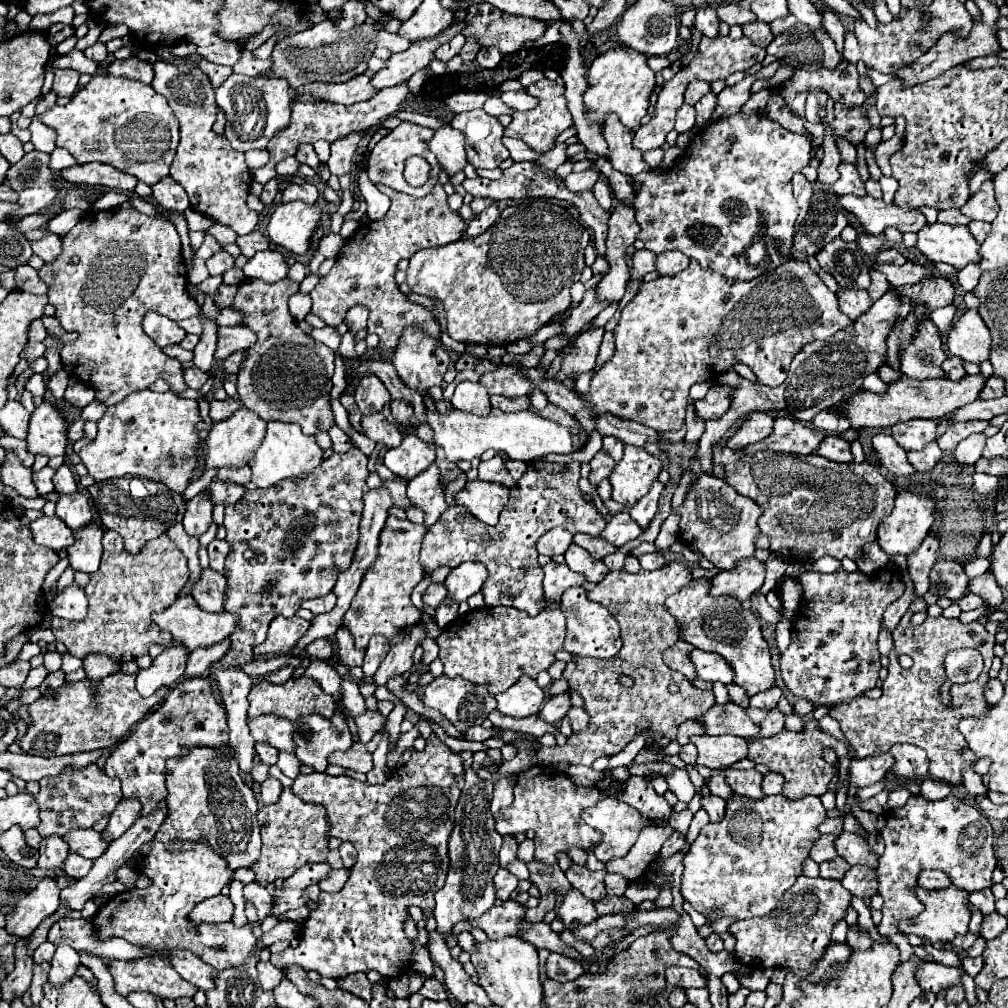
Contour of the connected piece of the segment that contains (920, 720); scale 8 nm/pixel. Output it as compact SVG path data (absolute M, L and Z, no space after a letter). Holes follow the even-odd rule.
M921 597L913 599L907 613L901 617L897 629L893 631L895 649L889 653L889 675L883 681L883 695L873 701L855 697L851 701L845 701L841 705L835 705L831 709L831 717L841 723L841 731L849 739L851 747L857 751L857 757L863 759L873 753L885 753L895 743L907 741L911 745L917 745L927 751L927 757L931 761L929 765L929 777L937 781L945 781L949 785L961 785L961 771L971 769L973 761L977 761L975 753L965 745L965 737L961 737L957 729L957 721L967 715L985 715L989 705L985 705L985 699L981 697L981 685L989 681L989 667L993 661L993 645L995 635L987 633L985 627L977 621L963 625L959 619L945 619L939 617L927 617L921 625L911 623L911 615L925 609L925 601ZM961 647L973 647L983 655L985 667L981 675L963 685L951 685L951 707L943 705L939 699L939 689L947 681L943 659L949 651L961 649ZM907 655L913 659L913 665L909 669L903 669L899 665L899 657Z

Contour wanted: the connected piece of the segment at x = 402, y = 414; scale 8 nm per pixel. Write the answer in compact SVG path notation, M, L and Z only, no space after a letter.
M395 399L395 401L391 401L391 413L393 413L393 417L397 417L401 423L405 423L405 421L413 415L413 407L411 407L411 403L407 403L407 401Z

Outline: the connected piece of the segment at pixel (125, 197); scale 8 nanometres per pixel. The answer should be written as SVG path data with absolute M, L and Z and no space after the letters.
M107 192L100 199L98 199L93 208L99 211L114 209L118 207L121 203L127 202L129 200L129 195L127 193L117 193L117 192Z

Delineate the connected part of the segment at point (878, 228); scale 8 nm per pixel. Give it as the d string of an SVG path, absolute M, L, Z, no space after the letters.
M845 195L839 201L847 211L859 217L861 225L869 235L881 235L883 229L889 225L897 227L901 233L905 231L917 233L917 229L927 225L927 219L921 211L917 209L905 211L895 203L885 203L881 199L873 199L871 195L865 195L865 197Z

